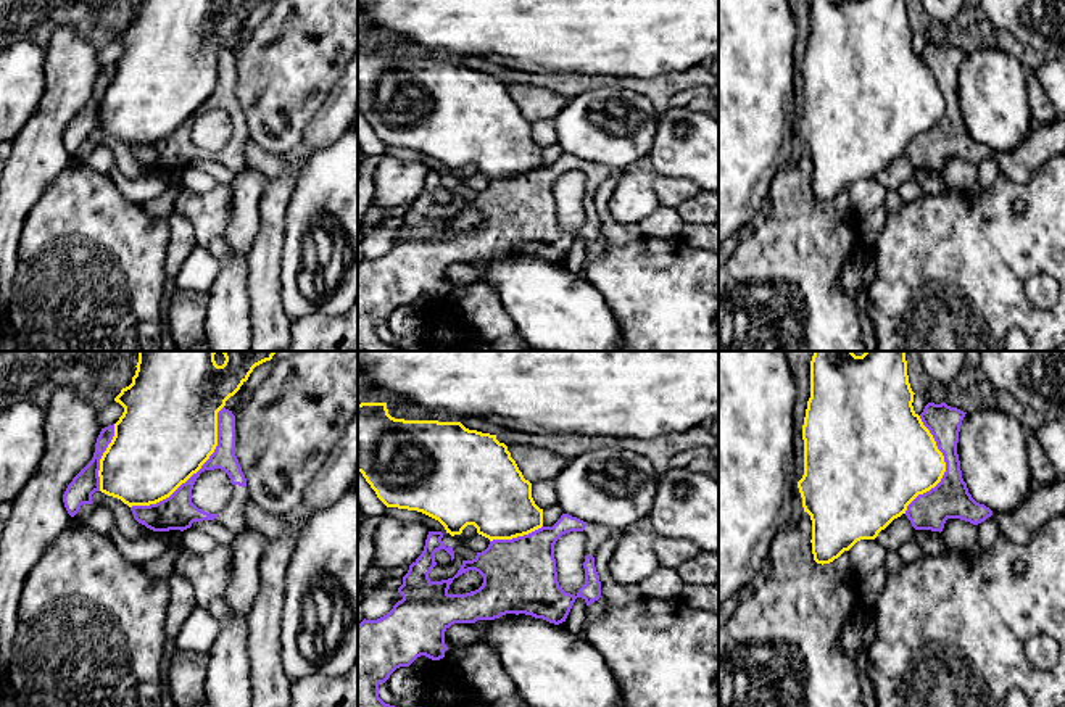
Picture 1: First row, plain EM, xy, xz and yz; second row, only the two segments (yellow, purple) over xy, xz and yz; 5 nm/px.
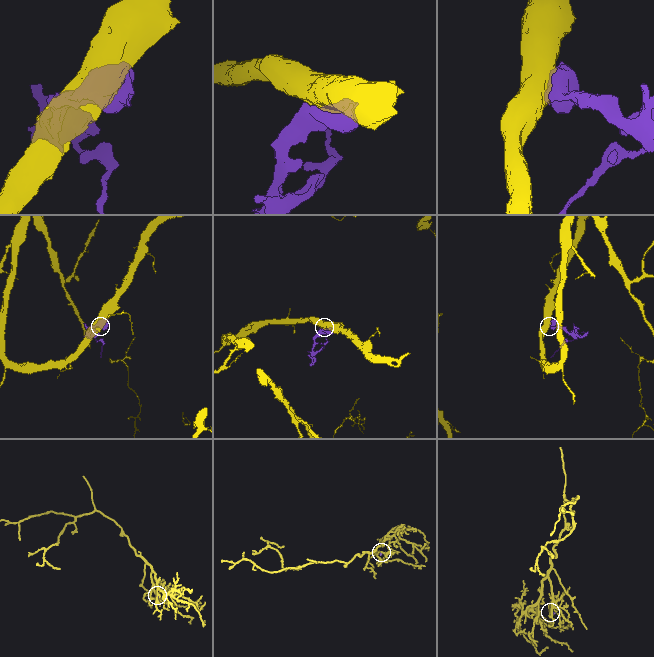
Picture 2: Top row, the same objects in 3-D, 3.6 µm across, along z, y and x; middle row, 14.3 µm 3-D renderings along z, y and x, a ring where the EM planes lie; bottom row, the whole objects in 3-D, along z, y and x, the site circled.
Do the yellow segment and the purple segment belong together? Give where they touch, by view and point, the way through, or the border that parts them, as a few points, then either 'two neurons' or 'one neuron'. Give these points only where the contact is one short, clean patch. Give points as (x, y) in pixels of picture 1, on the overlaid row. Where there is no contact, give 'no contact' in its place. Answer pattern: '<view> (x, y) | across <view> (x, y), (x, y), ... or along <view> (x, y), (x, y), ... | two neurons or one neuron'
xy (195, 472) | two neurons

